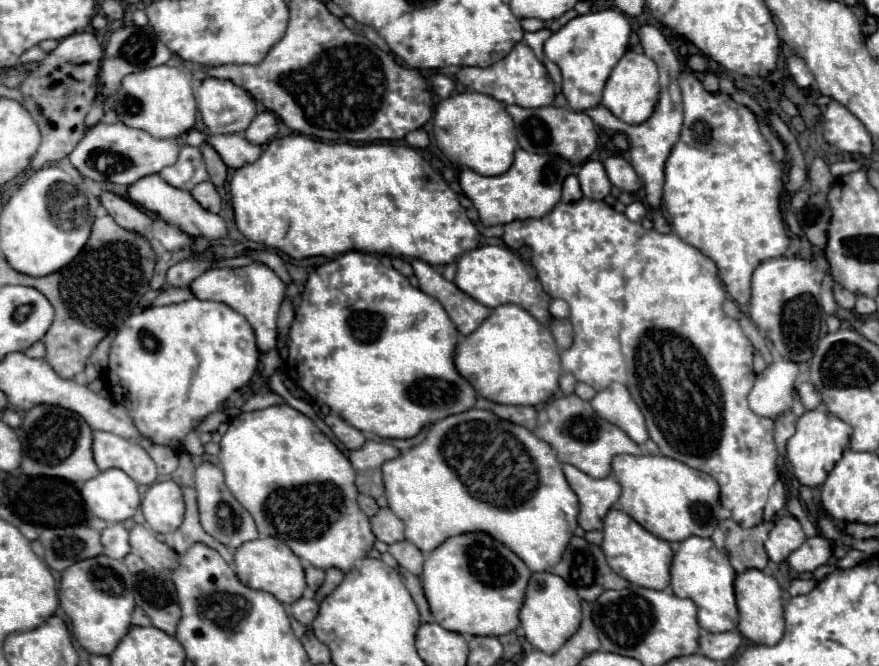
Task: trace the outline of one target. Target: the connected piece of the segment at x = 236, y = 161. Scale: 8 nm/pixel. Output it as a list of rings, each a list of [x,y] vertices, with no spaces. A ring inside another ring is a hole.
[[[240,133],[232,135],[208,135],[208,143],[216,149],[216,153],[222,157],[226,167],[240,169],[252,161],[256,161],[262,153],[258,145],[252,145],[244,139]]]

